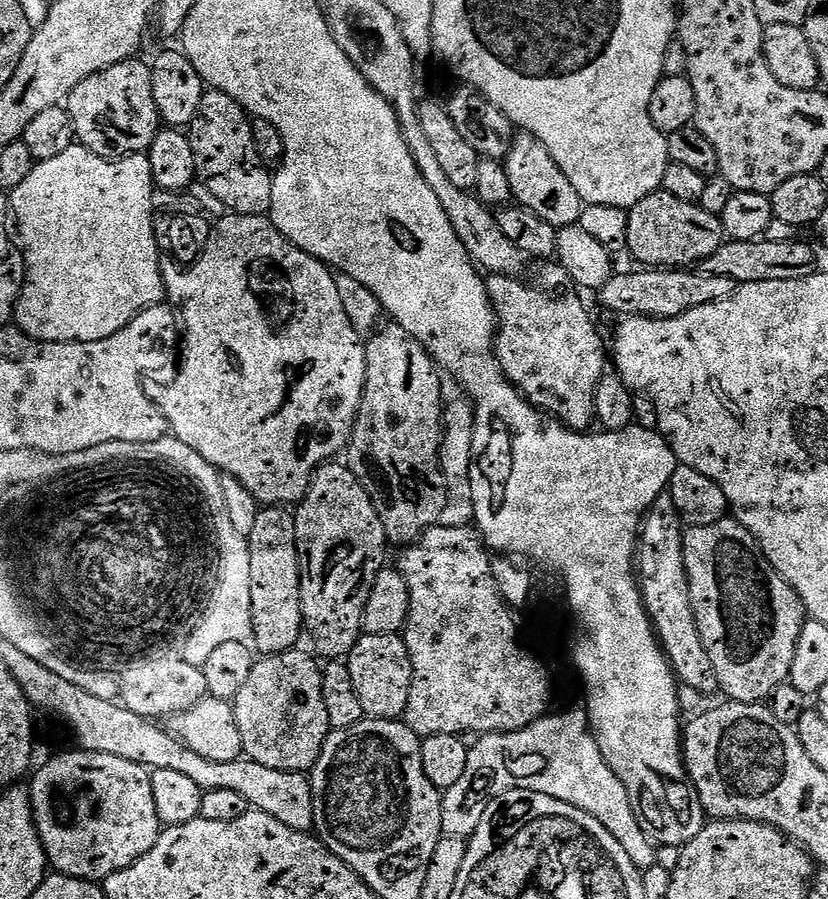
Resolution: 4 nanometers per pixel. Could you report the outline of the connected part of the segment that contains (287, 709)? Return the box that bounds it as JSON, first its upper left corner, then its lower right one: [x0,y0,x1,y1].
[234,650,330,773]

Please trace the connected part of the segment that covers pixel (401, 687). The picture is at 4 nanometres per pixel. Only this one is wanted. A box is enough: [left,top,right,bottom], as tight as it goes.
[346,635,411,720]

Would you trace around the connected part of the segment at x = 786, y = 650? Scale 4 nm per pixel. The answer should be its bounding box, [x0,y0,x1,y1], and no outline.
[684,518,806,704]

